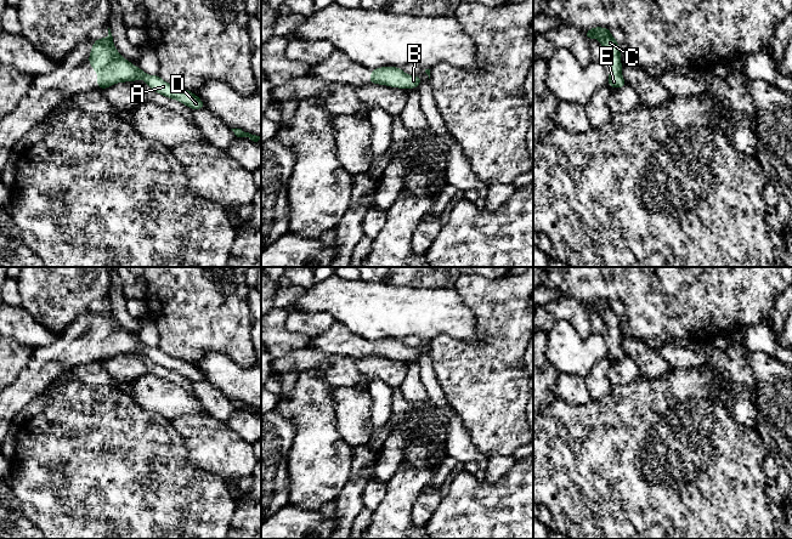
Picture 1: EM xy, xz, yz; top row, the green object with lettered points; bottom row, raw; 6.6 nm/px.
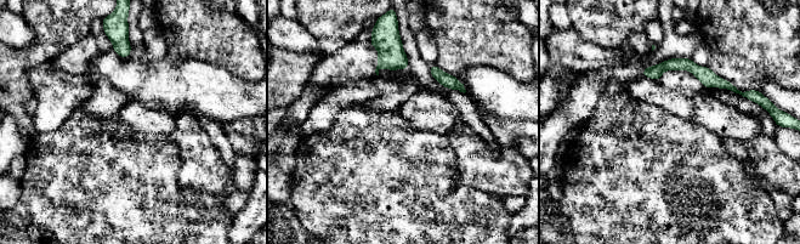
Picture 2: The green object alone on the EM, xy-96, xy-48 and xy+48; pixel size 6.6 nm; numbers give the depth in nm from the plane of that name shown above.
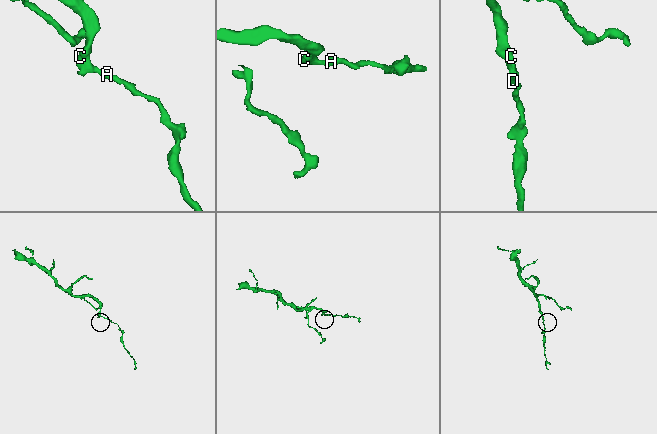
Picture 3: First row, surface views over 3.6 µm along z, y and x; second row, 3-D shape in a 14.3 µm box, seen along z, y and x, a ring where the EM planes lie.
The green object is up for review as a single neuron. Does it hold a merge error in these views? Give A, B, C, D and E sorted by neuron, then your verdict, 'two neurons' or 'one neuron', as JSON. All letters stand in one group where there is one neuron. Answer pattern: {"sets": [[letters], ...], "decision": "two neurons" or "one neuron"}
{"sets": [["A", "B", "C", "D", "E"]], "decision": "one neuron"}

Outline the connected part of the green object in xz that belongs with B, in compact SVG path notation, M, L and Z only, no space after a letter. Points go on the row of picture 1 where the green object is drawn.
M380 67L372 69L368 81L397 89L417 89L422 78L419 75L407 75L398 67Z

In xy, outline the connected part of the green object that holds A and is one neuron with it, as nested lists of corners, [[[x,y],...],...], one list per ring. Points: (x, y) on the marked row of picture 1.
[[[108,28],[108,36],[94,41],[89,55],[89,63],[97,78],[97,87],[103,90],[117,83],[136,81],[142,79],[154,92],[176,100],[192,110],[204,109],[203,101],[193,92],[170,85],[158,74],[148,75],[140,67],[135,67],[129,59],[120,56],[113,44],[113,36]]]

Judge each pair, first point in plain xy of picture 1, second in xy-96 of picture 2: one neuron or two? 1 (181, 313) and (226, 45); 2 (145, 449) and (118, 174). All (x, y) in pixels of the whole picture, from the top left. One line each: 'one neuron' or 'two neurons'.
1: one neuron
2: one neuron

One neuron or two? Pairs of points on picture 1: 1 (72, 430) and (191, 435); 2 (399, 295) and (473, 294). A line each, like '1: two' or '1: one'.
1: two
2: two

